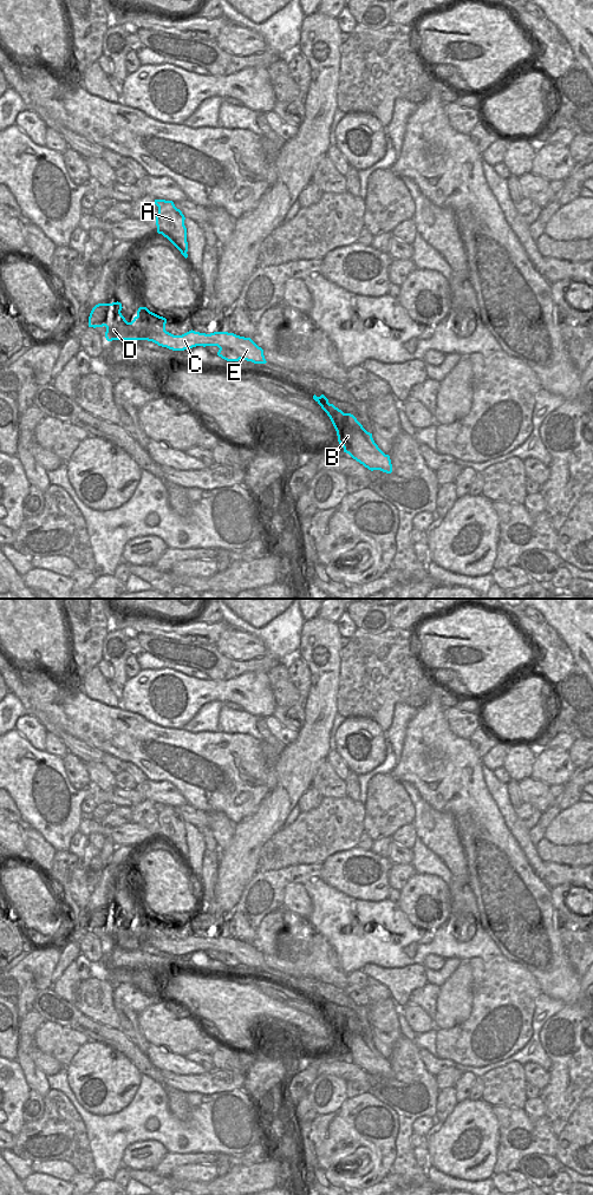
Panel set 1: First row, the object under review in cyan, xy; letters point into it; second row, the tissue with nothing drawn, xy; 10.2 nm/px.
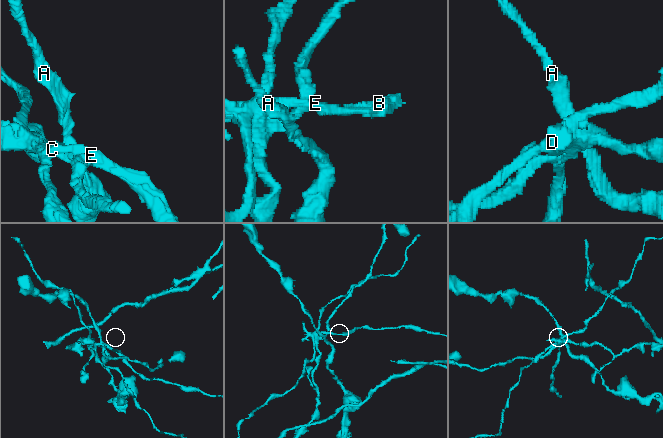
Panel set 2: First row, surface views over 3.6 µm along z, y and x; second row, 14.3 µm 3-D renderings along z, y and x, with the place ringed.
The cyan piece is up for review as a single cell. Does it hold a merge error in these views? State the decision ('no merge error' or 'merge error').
merge error

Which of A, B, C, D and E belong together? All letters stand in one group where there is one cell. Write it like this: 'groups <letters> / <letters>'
groups A D / B C E

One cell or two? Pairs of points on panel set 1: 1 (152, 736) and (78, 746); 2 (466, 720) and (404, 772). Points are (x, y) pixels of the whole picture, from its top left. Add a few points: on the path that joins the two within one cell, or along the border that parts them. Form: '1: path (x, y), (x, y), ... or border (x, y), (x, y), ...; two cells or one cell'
1: border (66, 731), (104, 752); two cells
2: border (444, 707), (448, 727), (468, 739); two cells

